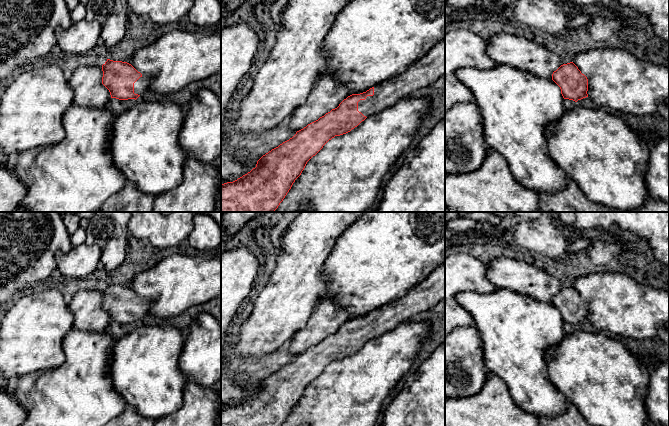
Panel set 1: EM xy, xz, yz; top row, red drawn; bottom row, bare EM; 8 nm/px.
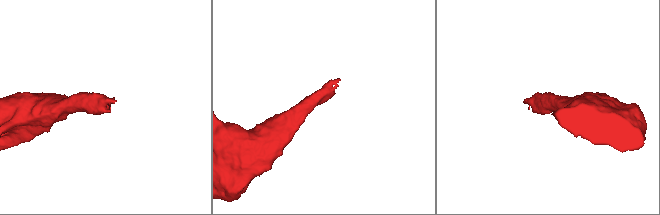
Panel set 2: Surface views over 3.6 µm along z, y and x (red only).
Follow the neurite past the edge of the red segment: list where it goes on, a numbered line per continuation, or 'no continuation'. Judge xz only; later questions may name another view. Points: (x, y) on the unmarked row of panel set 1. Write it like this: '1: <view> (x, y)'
1: xz (425, 295)

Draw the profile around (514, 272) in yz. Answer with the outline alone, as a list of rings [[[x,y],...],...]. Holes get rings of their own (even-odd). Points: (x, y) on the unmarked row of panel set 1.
[[[496,255],[485,263],[489,281],[499,289],[533,297],[552,304],[552,298],[562,288],[559,281],[526,256]]]

